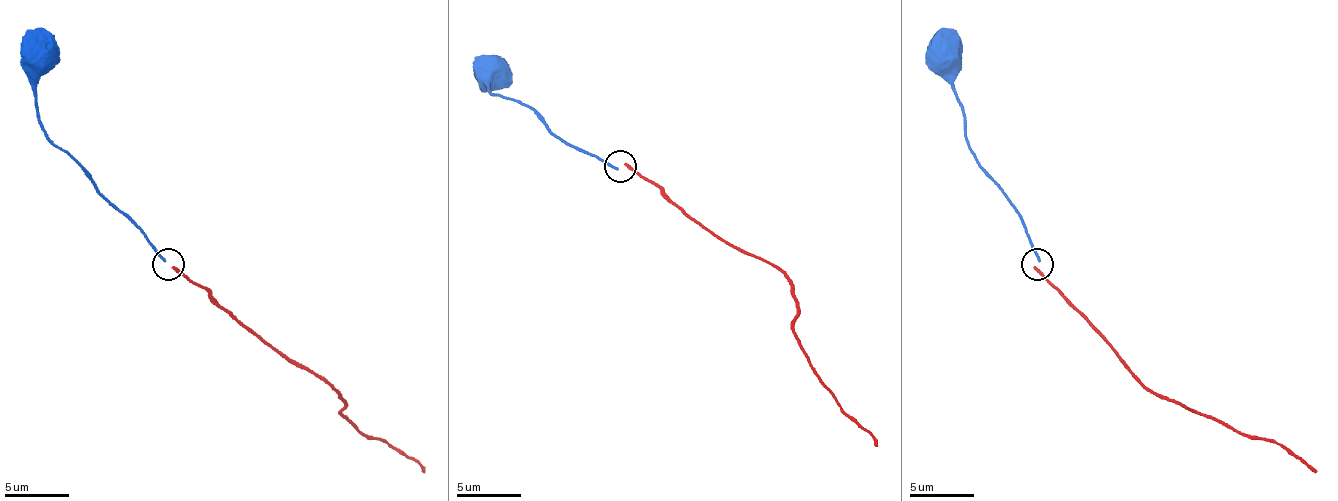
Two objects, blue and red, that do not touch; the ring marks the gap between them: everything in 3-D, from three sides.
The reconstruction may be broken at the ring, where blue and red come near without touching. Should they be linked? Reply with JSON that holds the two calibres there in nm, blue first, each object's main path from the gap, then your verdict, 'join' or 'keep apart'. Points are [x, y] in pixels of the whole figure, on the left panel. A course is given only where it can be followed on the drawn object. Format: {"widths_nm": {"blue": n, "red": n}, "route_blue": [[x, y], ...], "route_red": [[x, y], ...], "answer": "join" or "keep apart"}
{"widths_nm": {"blue": 190, "red": 200}, "route_blue": [[164, 262], [42, 127], [36, 85], [45, 63], [42, 53]], "route_red": [[170, 268], [196, 281], [267, 342], [321, 374], [344, 400], [340, 413], [360, 432], [382, 438], [424, 470]], "answer": "keep apart"}

